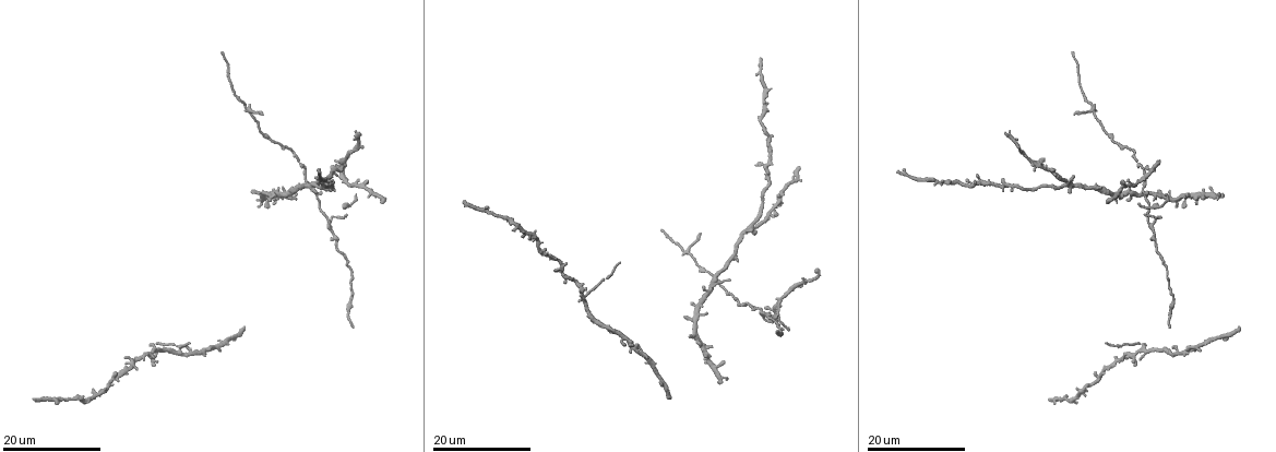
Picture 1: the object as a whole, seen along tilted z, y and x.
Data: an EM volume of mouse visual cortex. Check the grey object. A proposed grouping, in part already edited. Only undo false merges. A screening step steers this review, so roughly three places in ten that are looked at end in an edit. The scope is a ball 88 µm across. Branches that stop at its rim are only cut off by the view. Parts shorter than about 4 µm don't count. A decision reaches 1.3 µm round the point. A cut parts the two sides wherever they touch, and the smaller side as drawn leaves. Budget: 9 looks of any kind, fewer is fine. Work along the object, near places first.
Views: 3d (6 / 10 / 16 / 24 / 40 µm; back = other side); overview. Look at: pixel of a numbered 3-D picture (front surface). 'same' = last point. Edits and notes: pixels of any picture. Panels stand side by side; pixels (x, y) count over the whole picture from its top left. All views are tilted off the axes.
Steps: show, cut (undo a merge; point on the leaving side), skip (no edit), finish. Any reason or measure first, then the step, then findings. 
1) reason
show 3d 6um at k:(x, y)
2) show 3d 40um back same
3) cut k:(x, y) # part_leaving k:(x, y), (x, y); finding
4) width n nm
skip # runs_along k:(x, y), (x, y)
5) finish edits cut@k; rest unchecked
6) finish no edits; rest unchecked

four-way junction
show 3d 24um at 1:(1064, 183)

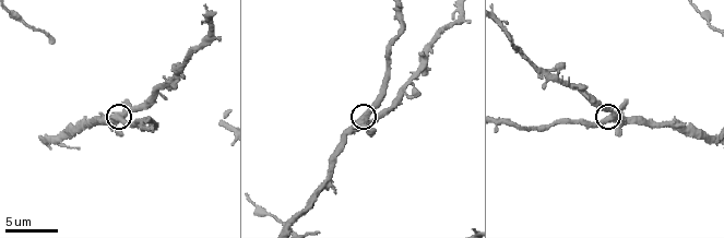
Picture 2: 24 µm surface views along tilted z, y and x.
show 3d 6um at 2:(366, 117)

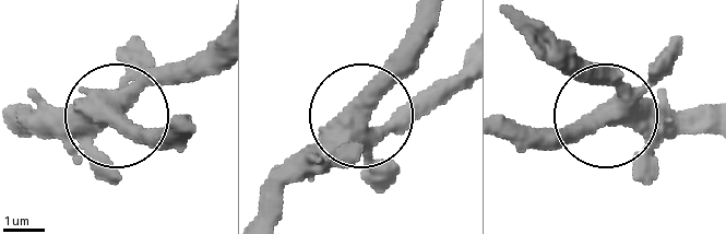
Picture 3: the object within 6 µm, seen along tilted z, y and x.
show 3d 6um back at 3:(364, 115)

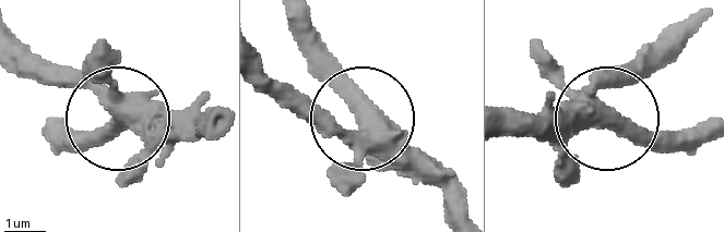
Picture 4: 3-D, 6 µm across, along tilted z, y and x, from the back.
side_arm 21 um; arms 4
skip # all the same neuron

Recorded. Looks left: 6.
three arms meet
show 3d 16um at 1:(155, 347)

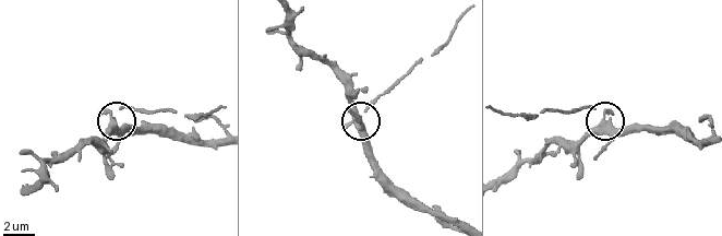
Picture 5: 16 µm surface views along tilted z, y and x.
show 3d 6um at 5:(606, 119)

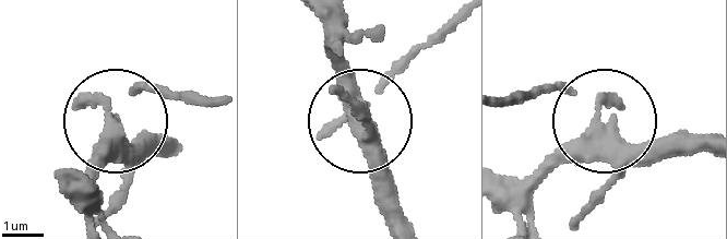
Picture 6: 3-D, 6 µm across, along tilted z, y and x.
cut 6:(145, 87) # part_leaving 6:(112, 95), (214, 95); a second neuron is stuck on

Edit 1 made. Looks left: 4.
show 3d 24um at 1:(1144, 208)

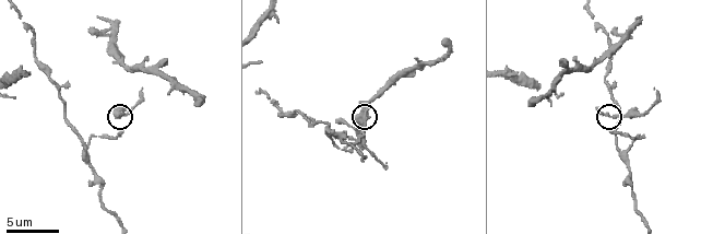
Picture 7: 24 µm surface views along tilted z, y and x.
show 3d 10um at 7:(614, 117)

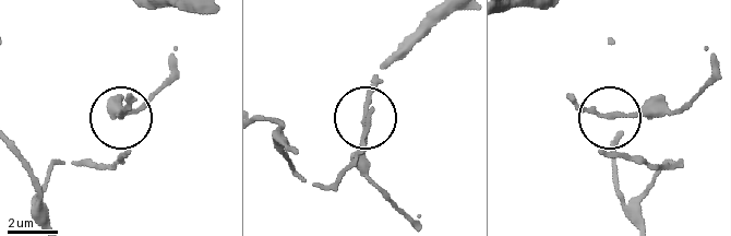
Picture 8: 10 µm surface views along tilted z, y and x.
side_arm 7 um
skip # continuous, no second neuron

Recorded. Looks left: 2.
looks like a crossing
show 3d 16um at 1:(1092, 109)

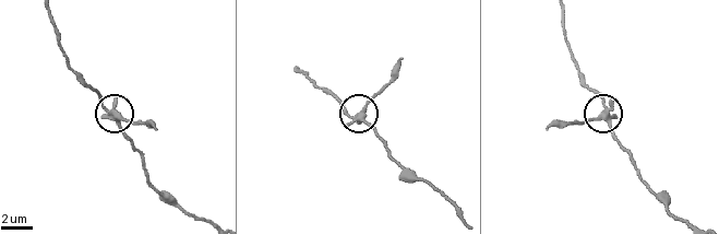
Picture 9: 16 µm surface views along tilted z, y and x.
show 3d 6um at 9:(602, 118)

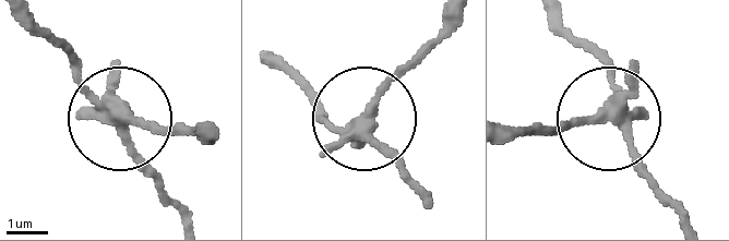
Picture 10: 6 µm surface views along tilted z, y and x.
arms 4
cut 10:(142, 129) # part_leaving 10:(109, 110), (200, 131); a second neuron is stuck on

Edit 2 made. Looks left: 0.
finish edits cut@6, cut@10; rest unchecked

